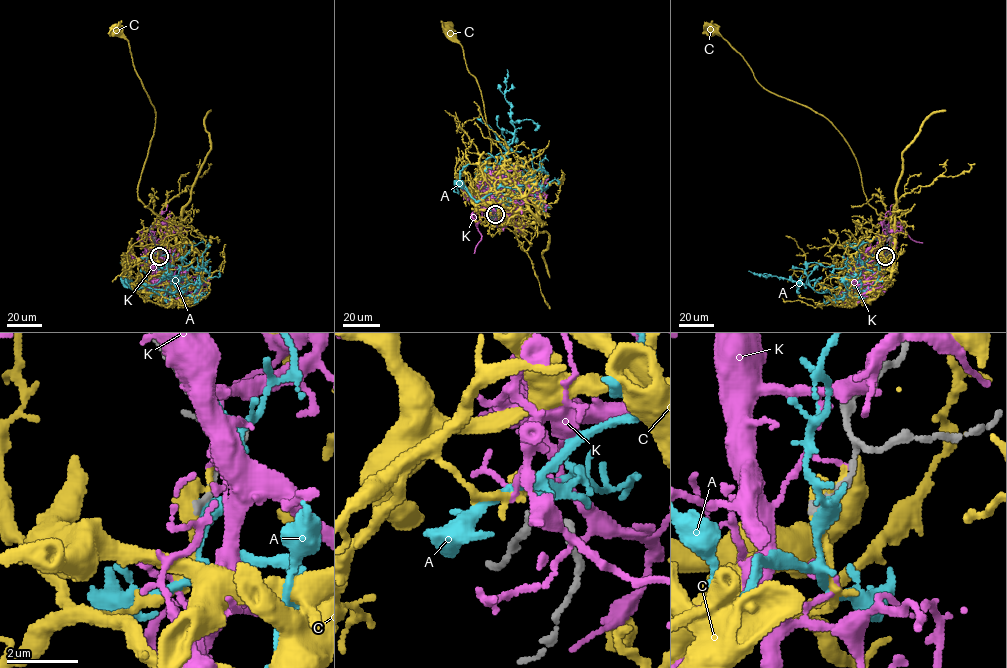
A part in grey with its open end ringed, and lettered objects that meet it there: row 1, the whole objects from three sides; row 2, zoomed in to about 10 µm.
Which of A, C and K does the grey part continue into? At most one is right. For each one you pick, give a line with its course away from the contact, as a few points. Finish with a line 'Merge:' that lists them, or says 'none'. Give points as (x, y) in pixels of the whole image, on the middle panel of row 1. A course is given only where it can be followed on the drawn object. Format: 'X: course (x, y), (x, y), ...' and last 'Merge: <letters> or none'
Merge: none

